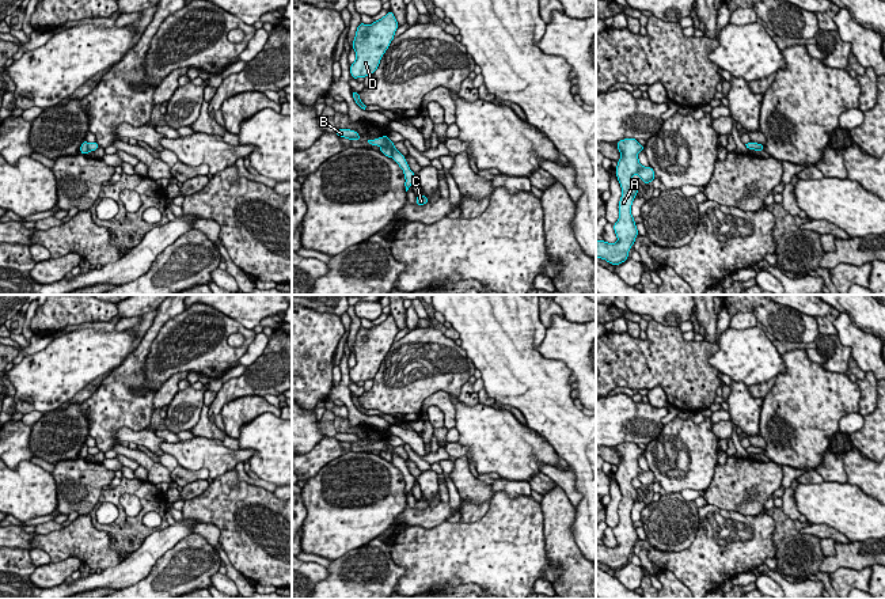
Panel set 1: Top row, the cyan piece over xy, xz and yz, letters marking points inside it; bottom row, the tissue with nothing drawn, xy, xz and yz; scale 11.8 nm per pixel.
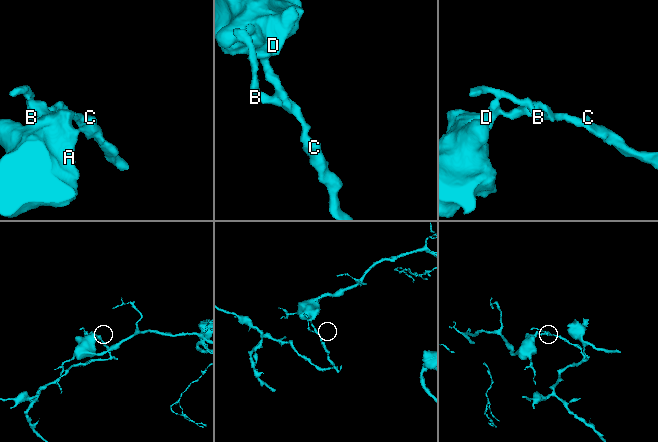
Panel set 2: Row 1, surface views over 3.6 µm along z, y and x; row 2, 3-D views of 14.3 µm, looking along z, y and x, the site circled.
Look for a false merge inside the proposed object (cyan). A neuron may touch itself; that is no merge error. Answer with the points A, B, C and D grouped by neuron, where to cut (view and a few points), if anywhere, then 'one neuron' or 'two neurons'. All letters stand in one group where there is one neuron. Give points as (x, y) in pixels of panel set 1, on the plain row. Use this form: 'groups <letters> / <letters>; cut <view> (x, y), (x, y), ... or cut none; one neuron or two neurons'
groups A D / B C; cut xz (382, 450), (392, 461); two neurons

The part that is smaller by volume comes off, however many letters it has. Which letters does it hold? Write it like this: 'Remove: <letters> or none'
Remove: B, C

